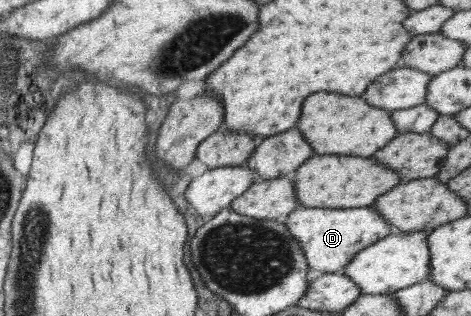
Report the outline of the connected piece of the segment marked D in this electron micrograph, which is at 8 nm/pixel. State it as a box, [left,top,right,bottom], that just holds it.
[282,206,394,274]

